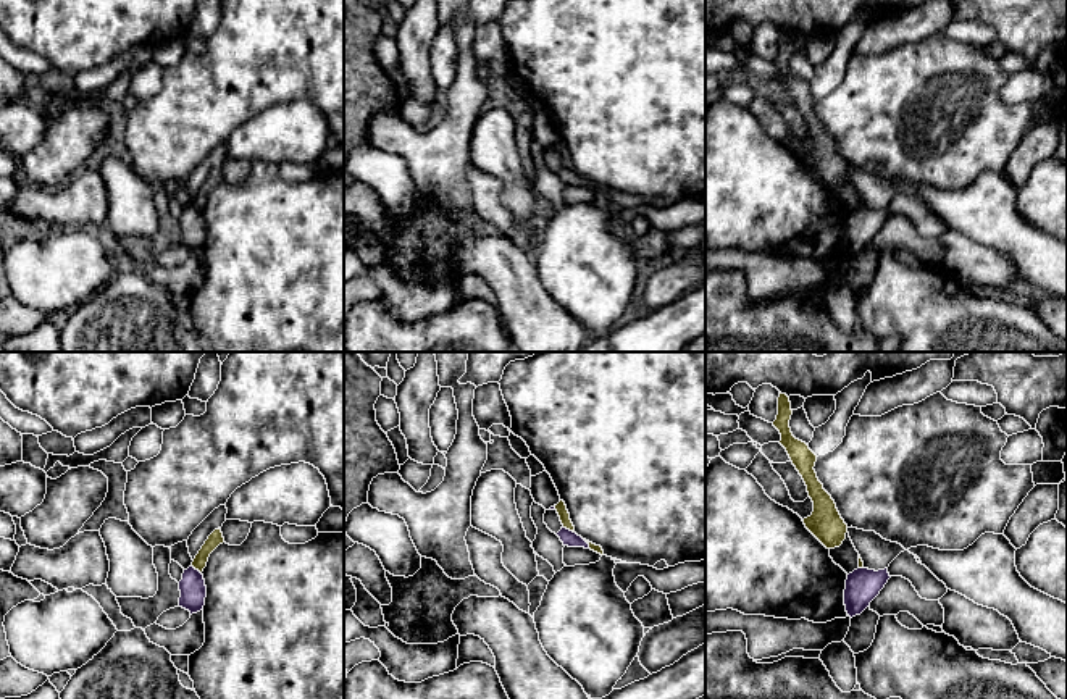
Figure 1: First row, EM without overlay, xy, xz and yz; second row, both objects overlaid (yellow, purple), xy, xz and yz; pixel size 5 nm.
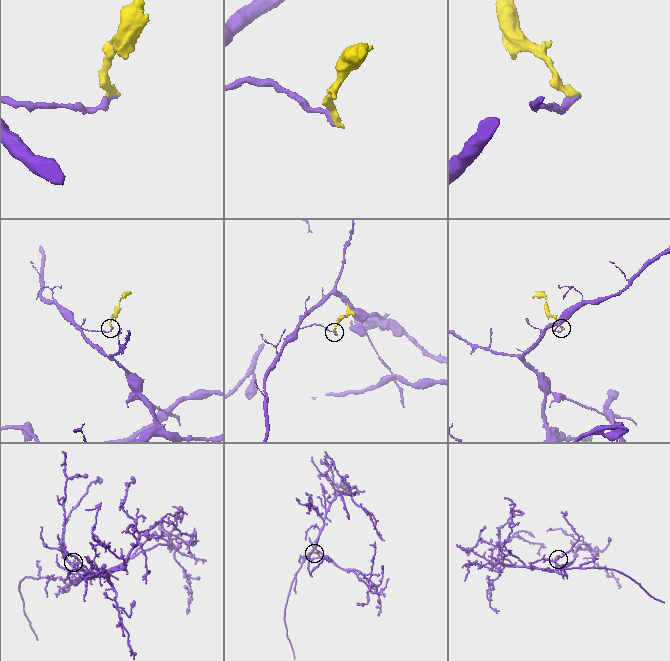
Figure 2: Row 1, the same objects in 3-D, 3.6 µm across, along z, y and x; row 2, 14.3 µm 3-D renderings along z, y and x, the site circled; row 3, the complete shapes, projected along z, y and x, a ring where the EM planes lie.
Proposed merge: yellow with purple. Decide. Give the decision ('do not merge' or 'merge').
do not merge

